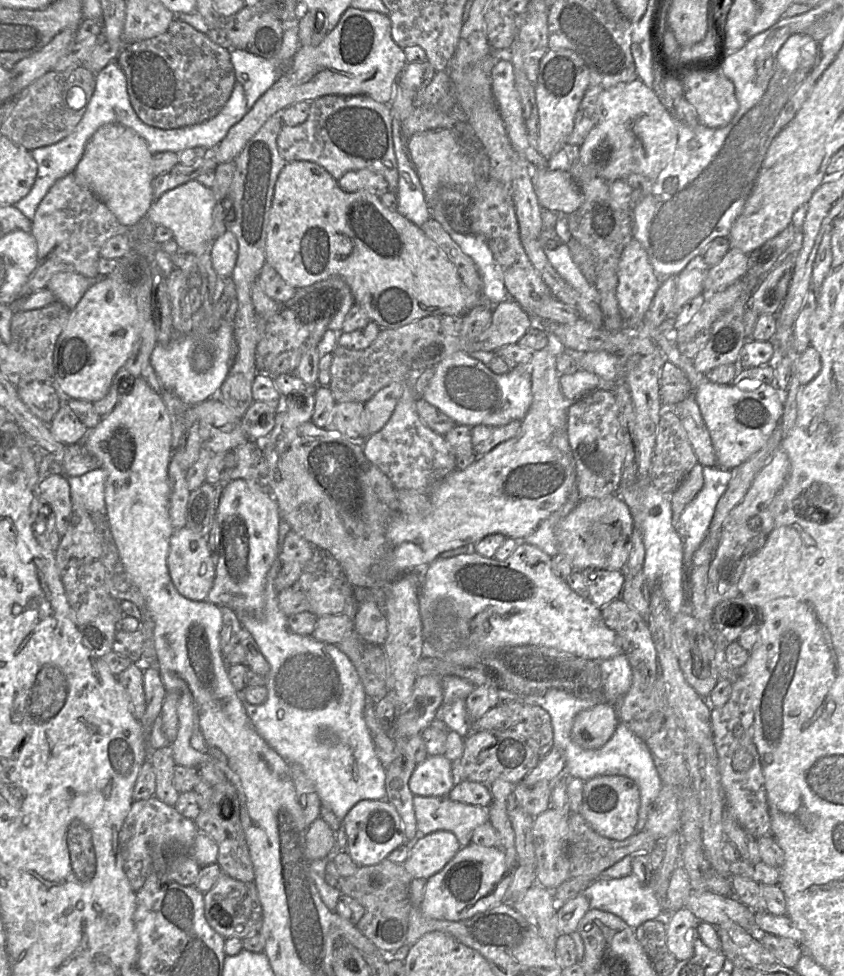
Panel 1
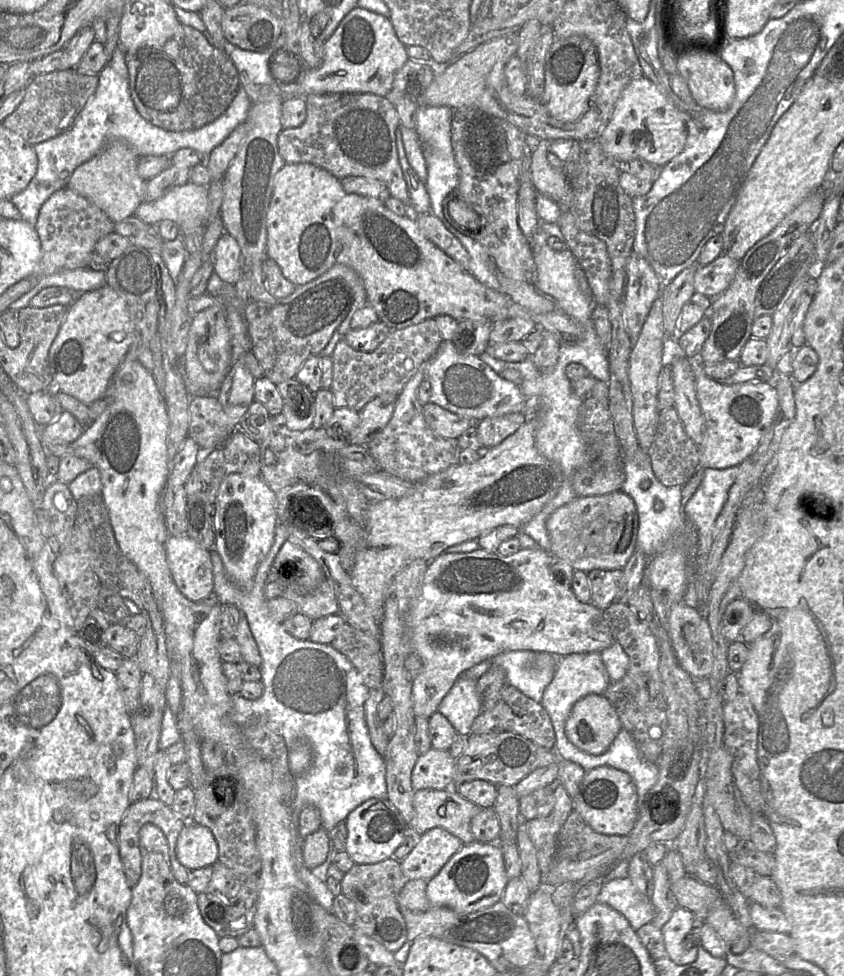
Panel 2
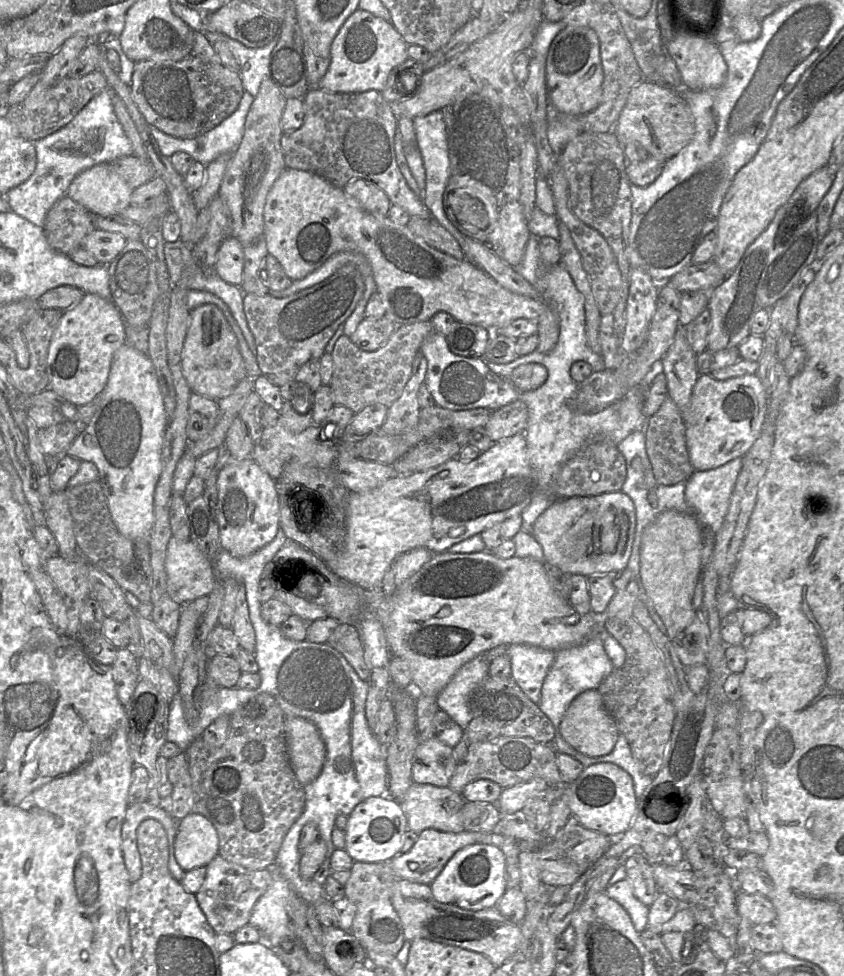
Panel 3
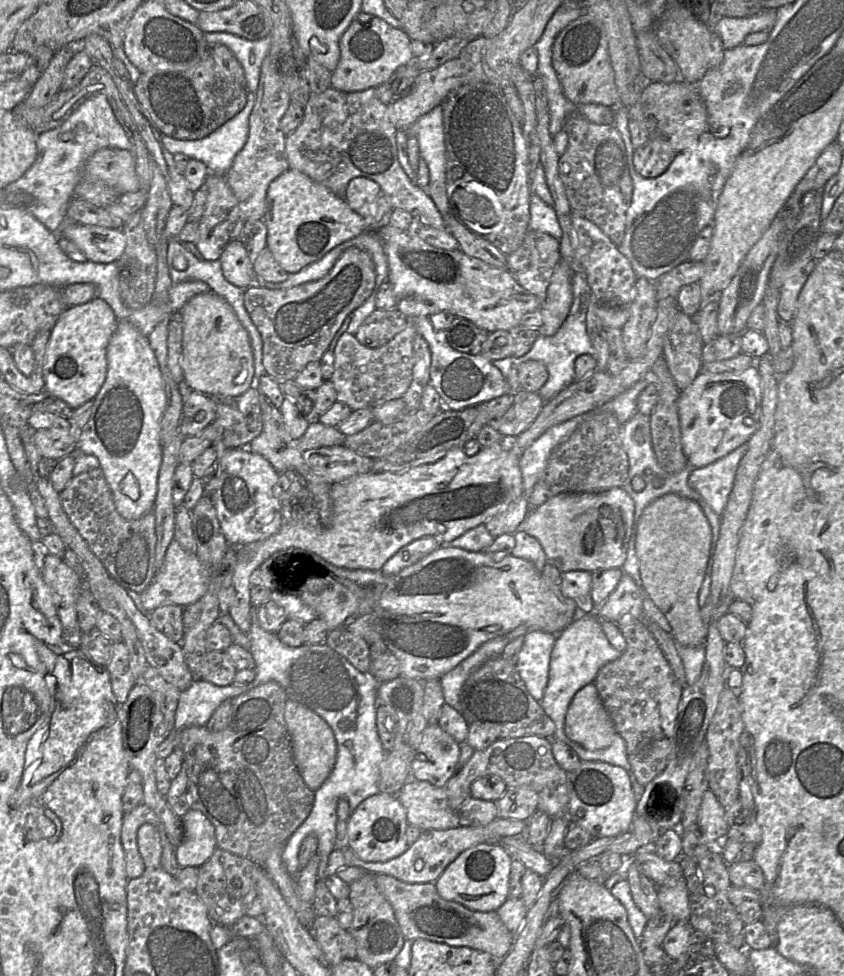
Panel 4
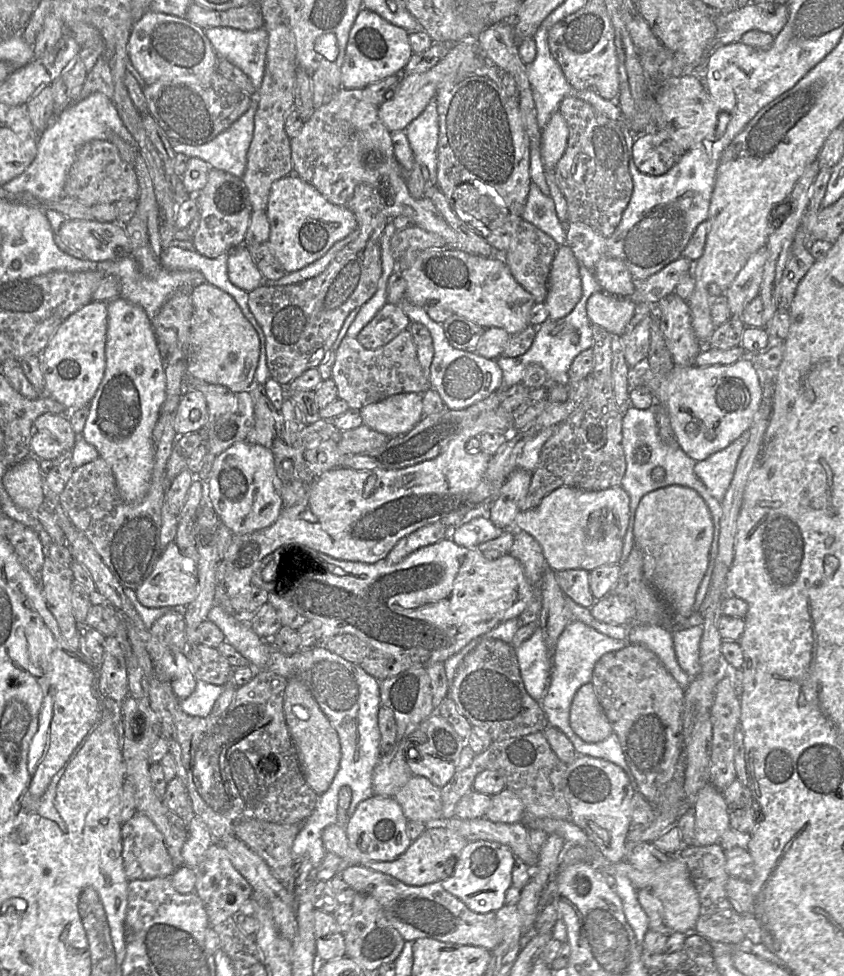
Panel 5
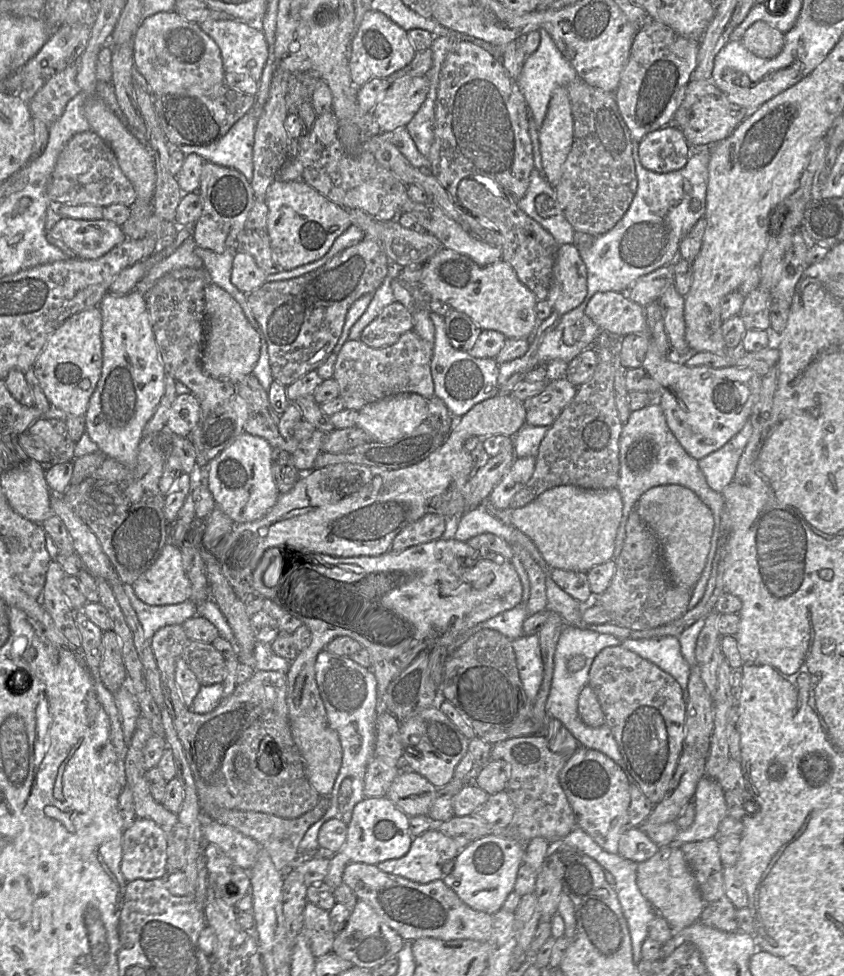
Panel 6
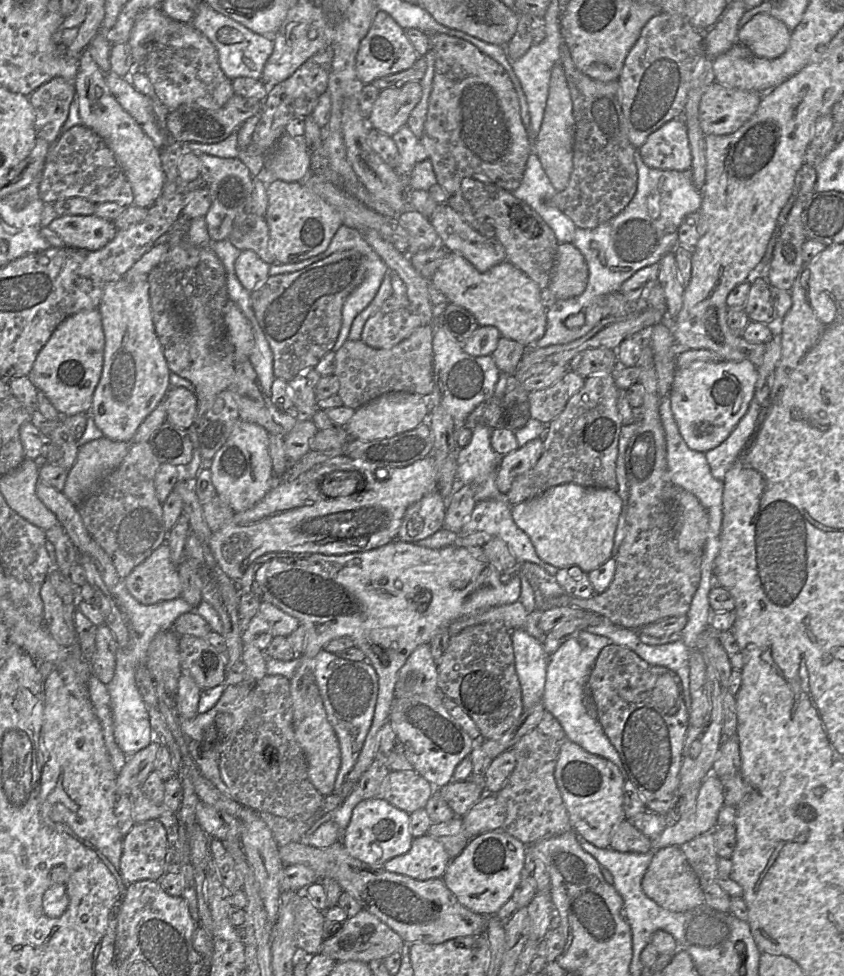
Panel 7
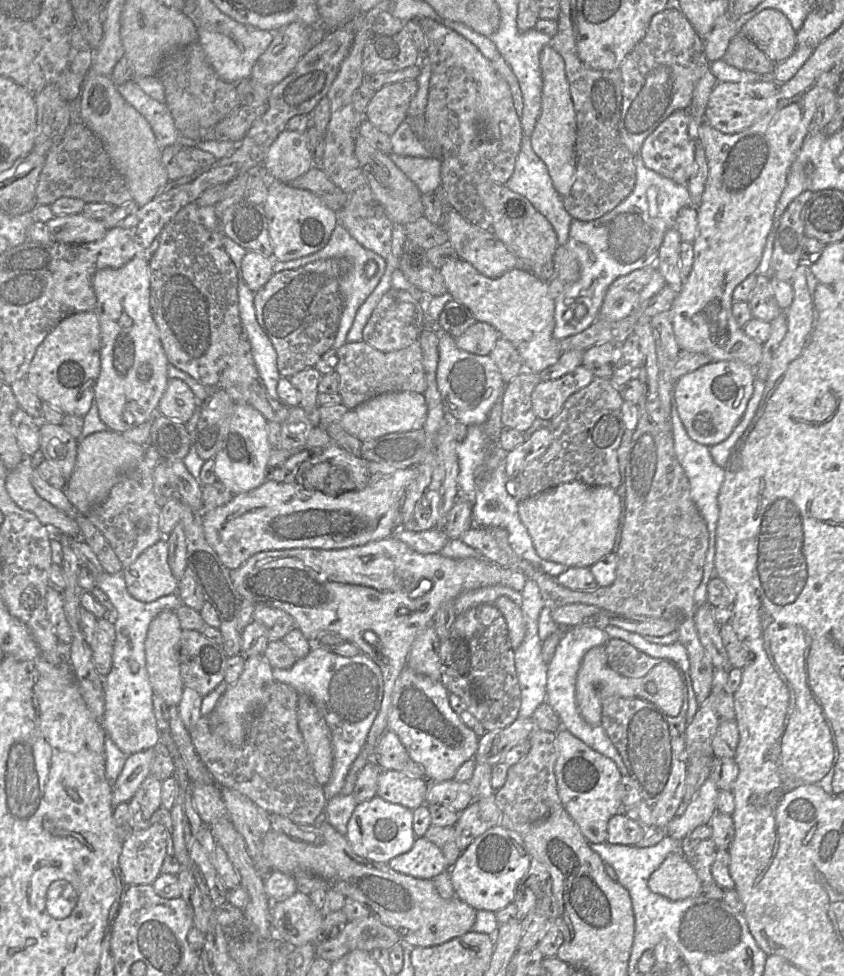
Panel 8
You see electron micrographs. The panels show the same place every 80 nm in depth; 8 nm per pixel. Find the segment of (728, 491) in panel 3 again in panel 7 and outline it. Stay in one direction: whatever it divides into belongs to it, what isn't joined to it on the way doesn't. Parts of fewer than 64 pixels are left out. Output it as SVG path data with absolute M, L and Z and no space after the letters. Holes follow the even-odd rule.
M752 398L747 412L738 422L728 438L719 446L707 451L705 457L714 478L724 481L739 453L753 433L761 406Z

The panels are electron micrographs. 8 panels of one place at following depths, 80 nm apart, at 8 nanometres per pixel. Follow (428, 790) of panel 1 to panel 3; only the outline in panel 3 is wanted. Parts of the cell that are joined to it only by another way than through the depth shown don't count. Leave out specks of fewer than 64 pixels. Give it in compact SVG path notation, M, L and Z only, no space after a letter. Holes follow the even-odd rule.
M433 736L418 744L412 762L412 780L416 784L447 787L457 763L453 748Z

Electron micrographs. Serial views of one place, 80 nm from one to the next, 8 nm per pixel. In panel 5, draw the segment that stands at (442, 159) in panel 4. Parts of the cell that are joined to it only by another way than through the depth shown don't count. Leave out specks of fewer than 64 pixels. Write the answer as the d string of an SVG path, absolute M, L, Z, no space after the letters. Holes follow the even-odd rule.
M433 97L424 111L405 129L415 162L425 165L429 171L427 183L437 185L437 146L439 121L437 97Z

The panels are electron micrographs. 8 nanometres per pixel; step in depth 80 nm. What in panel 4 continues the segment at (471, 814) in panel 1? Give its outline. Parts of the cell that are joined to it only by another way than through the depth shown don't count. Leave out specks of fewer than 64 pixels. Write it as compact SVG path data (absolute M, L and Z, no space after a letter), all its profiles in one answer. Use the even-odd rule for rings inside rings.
M416 780L406 783L397 795L403 805L409 825L425 830L447 830L459 826L456 811L448 803L444 787L438 788L427 781Z

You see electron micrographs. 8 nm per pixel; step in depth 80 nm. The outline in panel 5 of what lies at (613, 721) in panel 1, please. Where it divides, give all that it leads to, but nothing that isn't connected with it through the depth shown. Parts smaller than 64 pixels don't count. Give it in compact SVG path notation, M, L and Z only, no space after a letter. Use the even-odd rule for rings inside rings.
M591 683L581 686L570 709L570 726L586 743L598 743L613 733Z

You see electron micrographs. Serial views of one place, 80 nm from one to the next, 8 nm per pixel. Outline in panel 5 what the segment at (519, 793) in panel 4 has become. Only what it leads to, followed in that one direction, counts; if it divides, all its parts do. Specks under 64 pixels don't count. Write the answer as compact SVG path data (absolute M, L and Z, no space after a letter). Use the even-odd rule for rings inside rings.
M505 789L491 797L491 804L485 817L494 823L520 823L525 815L525 807L514 792Z

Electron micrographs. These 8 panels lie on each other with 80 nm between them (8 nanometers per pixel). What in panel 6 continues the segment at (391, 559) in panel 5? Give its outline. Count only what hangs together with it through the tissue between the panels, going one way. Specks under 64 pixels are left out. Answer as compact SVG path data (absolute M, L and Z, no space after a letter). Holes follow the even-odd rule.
M425 515L398 533L390 551L400 553L409 547L440 539L445 531L445 523L446 518L442 515Z

